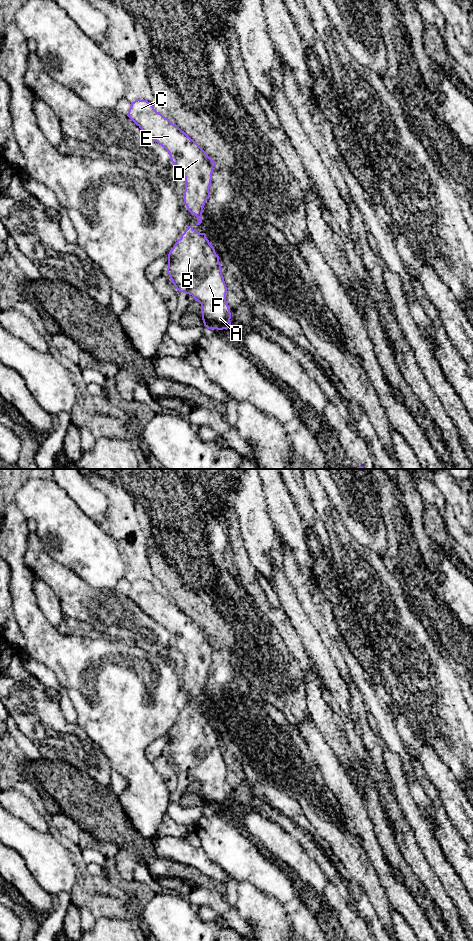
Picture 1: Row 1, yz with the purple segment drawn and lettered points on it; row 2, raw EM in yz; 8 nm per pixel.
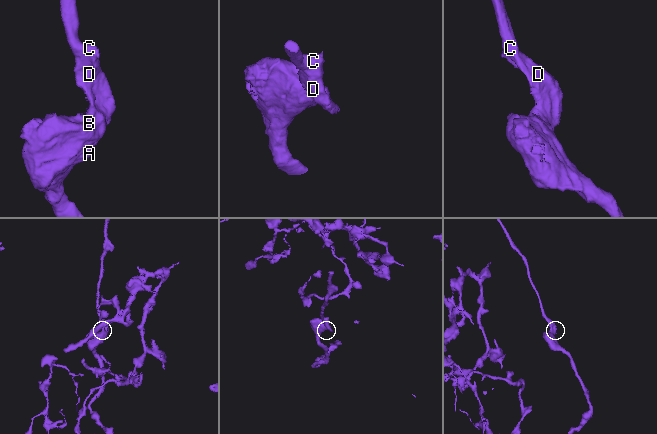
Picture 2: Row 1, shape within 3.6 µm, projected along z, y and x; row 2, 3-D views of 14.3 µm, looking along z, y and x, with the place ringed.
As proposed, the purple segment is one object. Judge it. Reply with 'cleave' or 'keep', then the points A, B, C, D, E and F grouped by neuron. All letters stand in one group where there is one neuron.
keep | A B C D E F

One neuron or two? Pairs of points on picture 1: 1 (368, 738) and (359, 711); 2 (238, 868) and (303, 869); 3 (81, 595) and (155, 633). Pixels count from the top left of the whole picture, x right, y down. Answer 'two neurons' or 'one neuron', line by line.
1: one neuron
2: two neurons
3: one neuron

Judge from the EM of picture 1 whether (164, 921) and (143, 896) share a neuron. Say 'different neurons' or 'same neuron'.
different neurons

